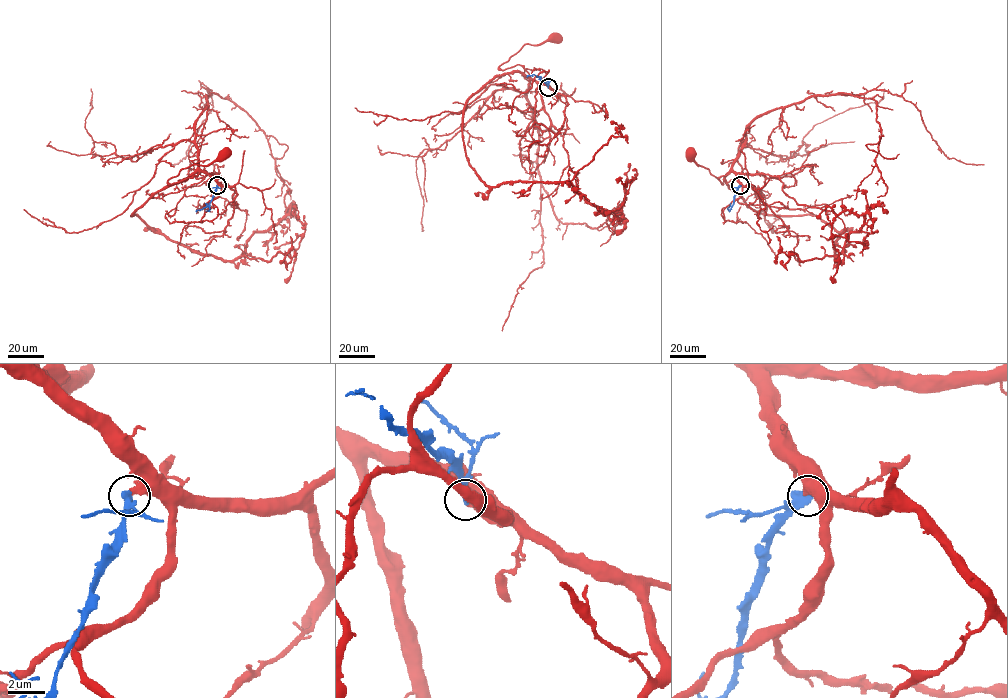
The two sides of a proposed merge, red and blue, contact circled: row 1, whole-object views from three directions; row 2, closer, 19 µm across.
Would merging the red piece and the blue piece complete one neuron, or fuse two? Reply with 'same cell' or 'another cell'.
another cell

